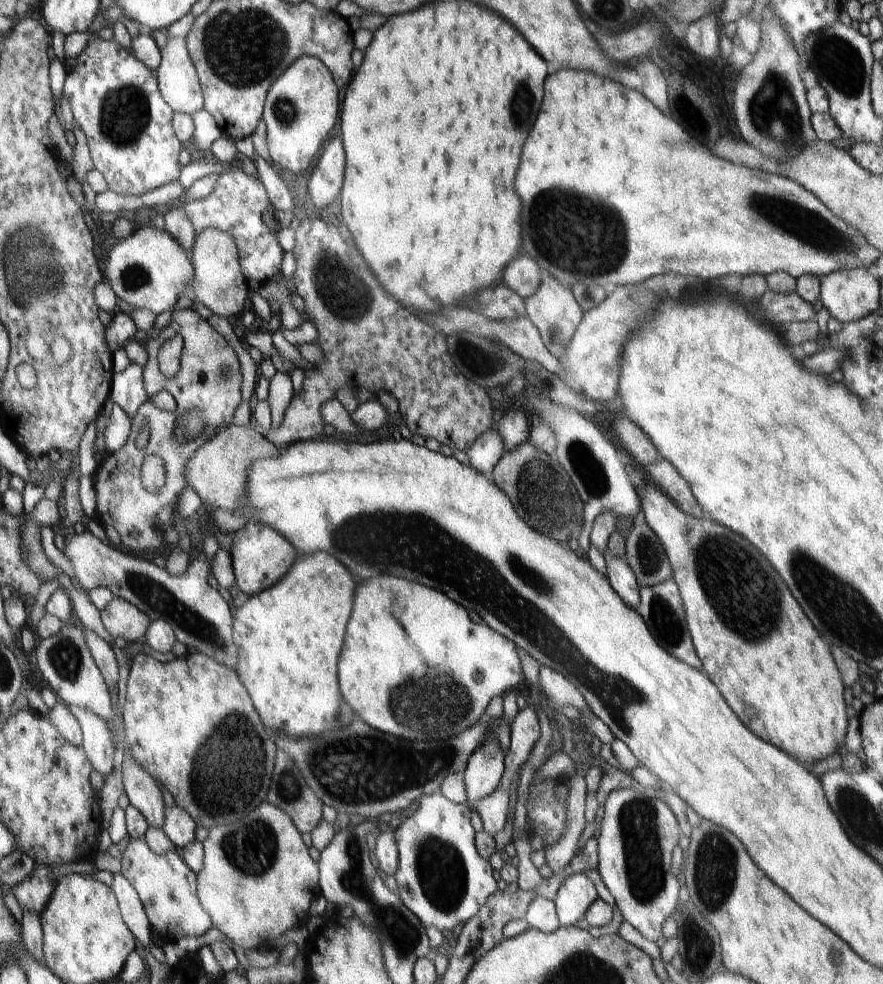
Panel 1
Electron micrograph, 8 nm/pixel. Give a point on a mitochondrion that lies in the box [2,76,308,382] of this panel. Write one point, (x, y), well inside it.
(125, 111)

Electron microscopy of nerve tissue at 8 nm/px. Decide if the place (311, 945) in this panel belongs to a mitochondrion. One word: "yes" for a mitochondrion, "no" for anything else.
no

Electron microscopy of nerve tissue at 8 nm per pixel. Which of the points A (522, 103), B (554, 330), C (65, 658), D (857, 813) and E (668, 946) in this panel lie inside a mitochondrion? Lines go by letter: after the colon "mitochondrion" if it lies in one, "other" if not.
A: mitochondrion
B: mitochondrion
C: mitochondrion
D: mitochondrion
E: other

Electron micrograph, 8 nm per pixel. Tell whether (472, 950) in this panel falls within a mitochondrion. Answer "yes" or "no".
no

